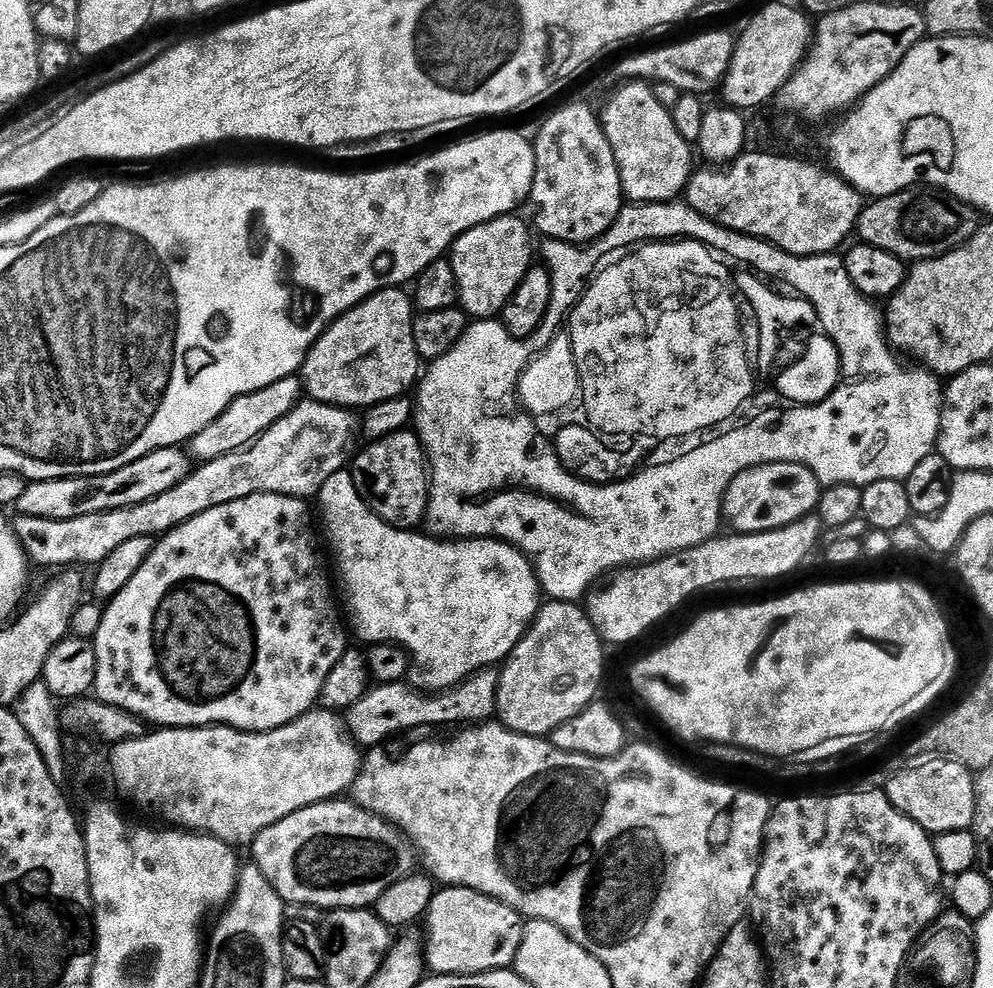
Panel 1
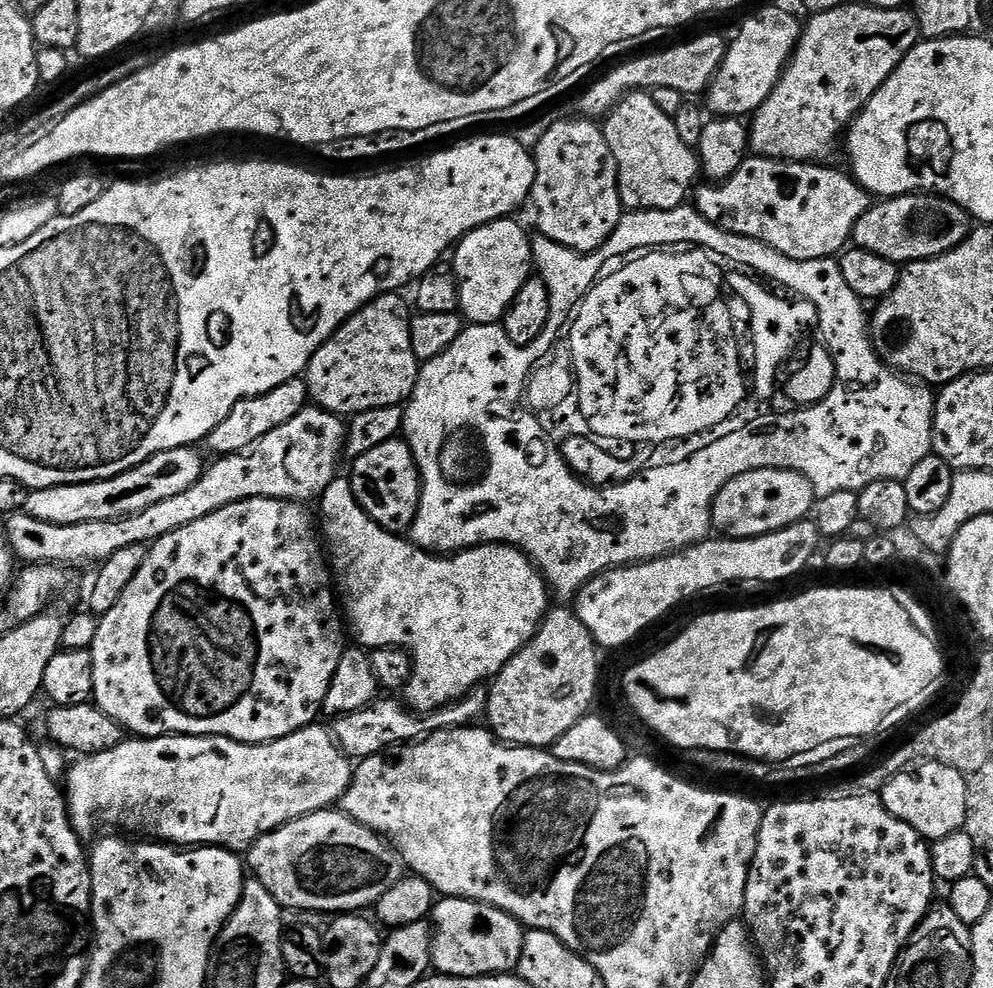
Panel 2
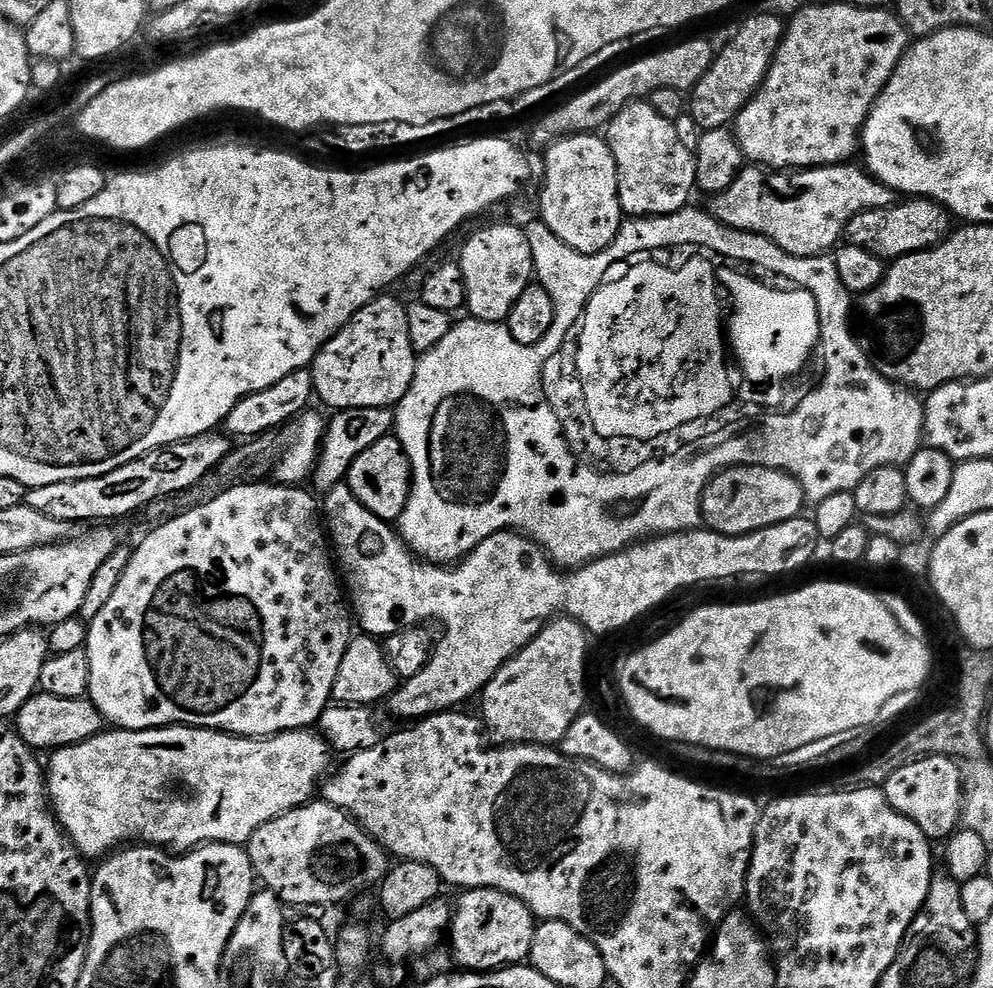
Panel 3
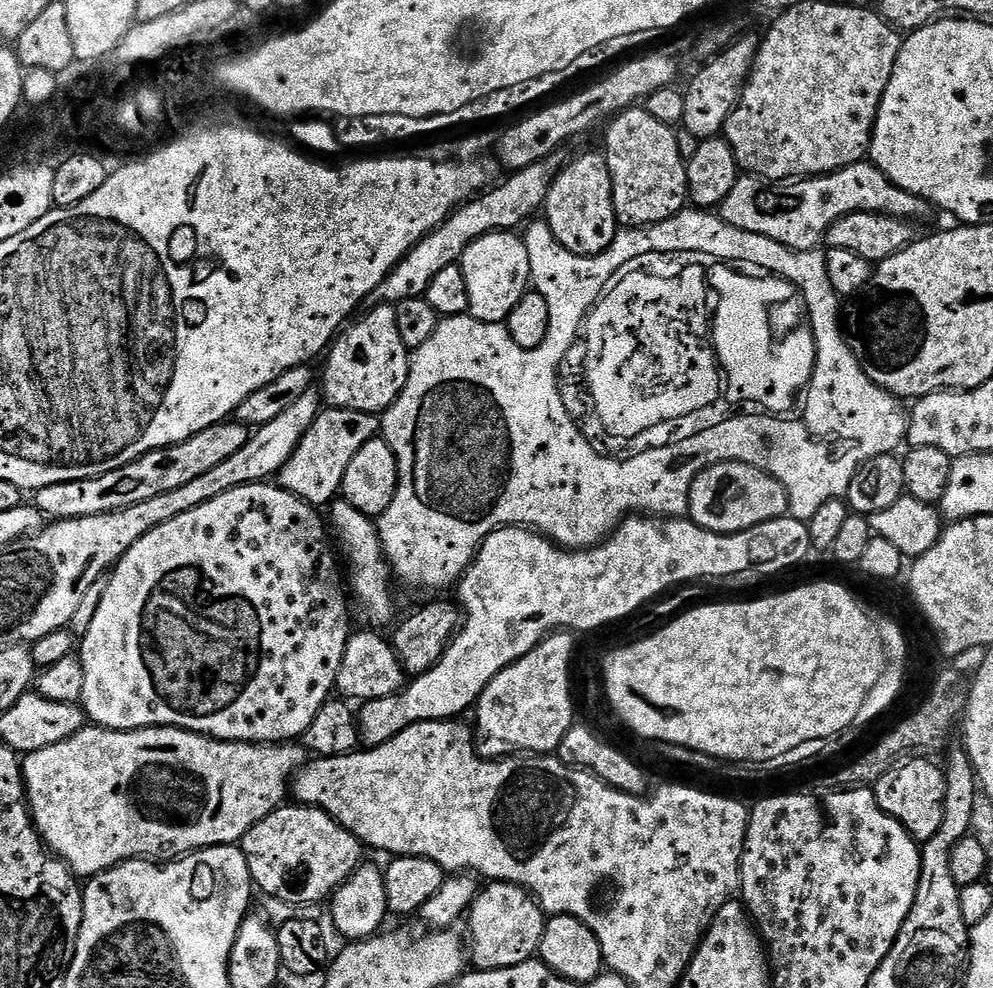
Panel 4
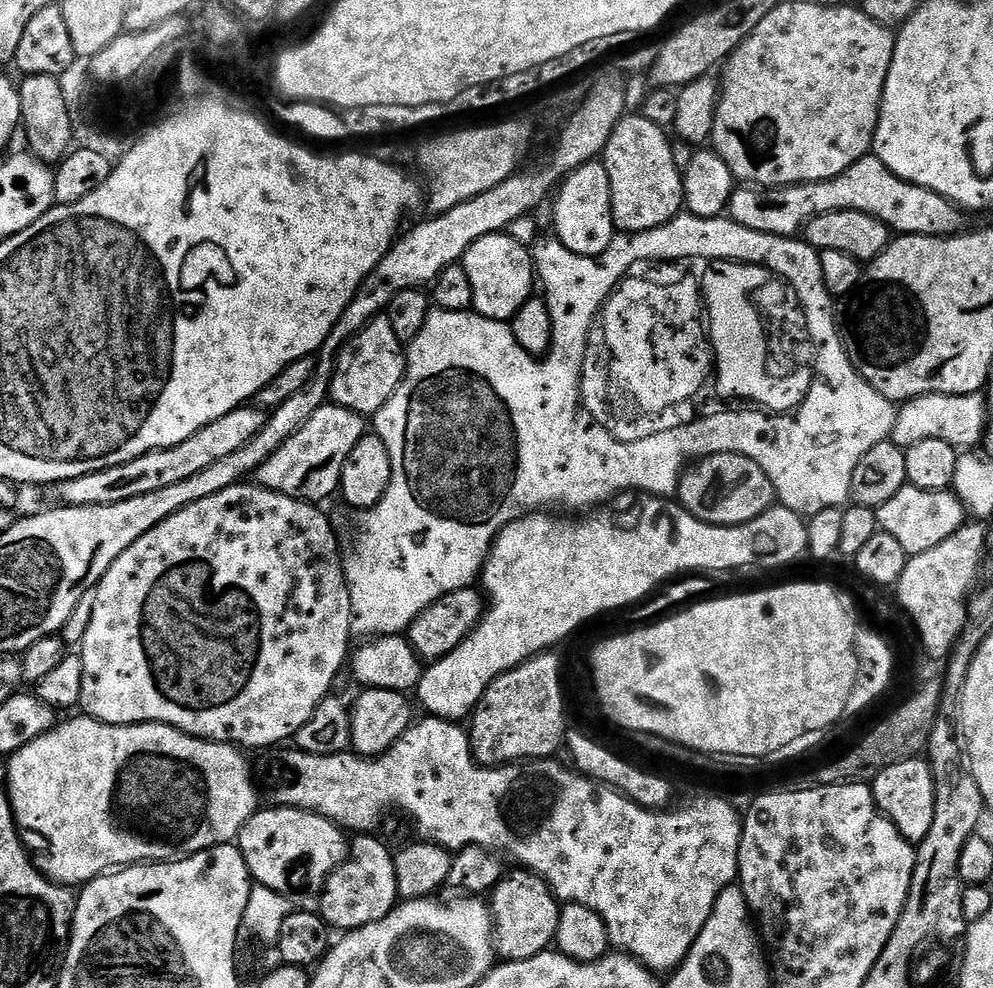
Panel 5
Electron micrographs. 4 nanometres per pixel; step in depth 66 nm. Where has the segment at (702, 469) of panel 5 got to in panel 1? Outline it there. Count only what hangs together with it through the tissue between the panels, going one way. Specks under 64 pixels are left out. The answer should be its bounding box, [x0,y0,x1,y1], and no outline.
[723,464,822,534]

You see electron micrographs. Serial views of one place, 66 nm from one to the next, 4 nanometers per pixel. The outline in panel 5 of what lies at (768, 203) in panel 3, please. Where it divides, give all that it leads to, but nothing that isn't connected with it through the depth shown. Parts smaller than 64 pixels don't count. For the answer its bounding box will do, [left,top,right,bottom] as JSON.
[727,154,965,237]

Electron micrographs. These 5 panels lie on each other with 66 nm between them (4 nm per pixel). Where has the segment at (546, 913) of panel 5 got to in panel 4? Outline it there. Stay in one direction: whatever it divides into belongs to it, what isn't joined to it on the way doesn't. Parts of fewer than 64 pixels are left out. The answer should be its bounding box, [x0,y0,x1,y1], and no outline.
[466,880,546,970]

